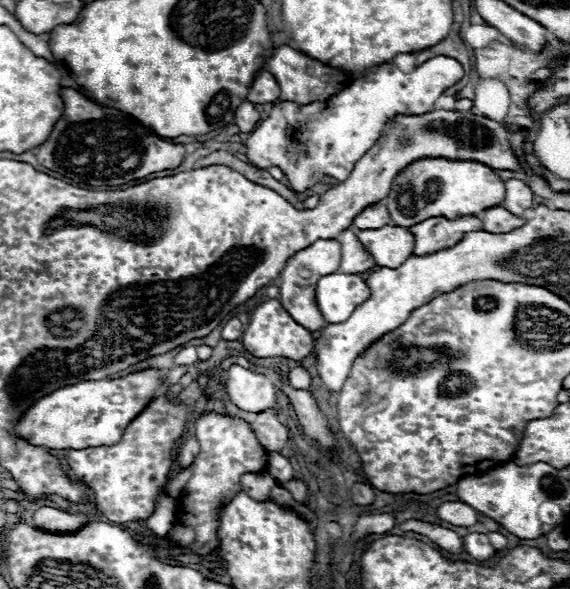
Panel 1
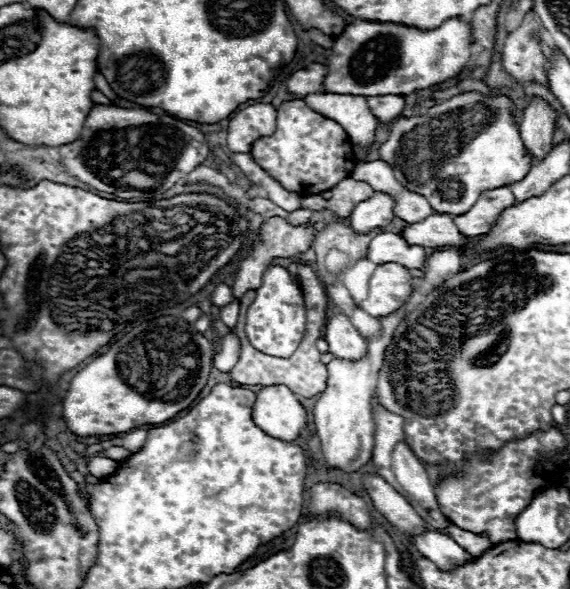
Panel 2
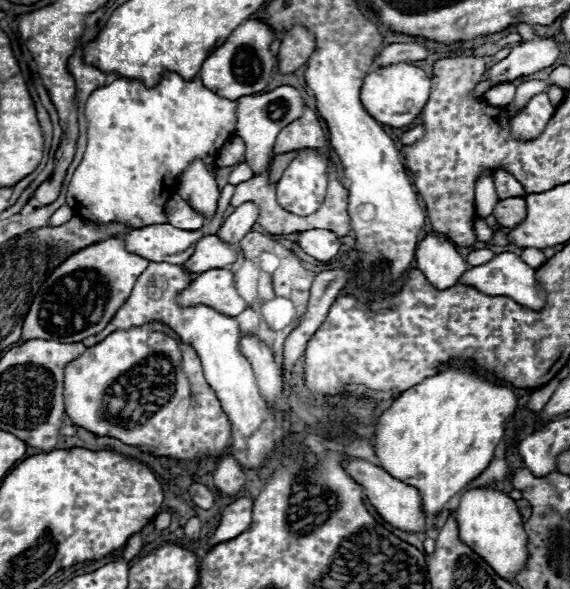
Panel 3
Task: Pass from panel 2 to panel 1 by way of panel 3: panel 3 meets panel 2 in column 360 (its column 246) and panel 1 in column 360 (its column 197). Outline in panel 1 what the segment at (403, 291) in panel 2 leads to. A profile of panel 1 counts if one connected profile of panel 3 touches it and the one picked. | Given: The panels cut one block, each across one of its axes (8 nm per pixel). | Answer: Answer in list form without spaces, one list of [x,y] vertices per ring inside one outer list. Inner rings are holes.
[[[328,274],[318,278],[314,296],[322,318],[328,324],[338,324],[370,298],[370,288],[358,274]]]

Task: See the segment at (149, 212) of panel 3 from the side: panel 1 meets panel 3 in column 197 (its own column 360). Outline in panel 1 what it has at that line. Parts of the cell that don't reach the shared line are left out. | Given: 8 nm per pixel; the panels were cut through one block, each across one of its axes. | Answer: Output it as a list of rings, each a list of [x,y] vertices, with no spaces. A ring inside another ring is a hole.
[[[436,56],[412,72],[402,72],[396,64],[376,66],[366,76],[352,80],[338,94],[316,104],[278,102],[270,116],[262,120],[246,140],[246,160],[256,168],[278,166],[294,192],[306,192],[320,184],[324,176],[346,180],[354,164],[374,146],[386,120],[396,114],[428,114],[446,88],[464,76],[462,64],[454,58]]]

